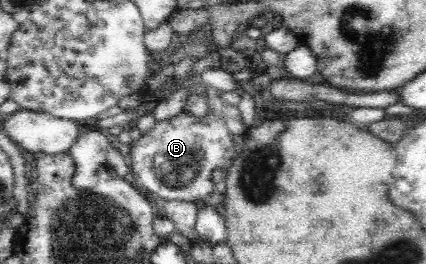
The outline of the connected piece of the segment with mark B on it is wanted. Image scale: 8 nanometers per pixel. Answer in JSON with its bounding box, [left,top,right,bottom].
[129,109,241,204]

